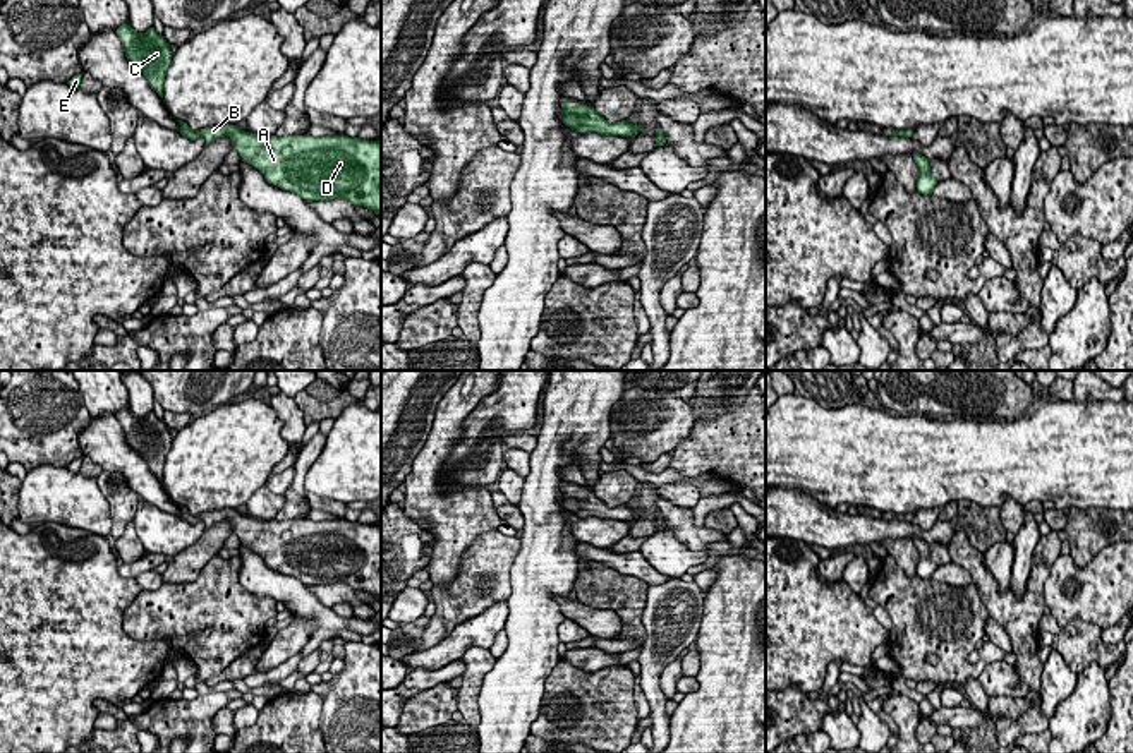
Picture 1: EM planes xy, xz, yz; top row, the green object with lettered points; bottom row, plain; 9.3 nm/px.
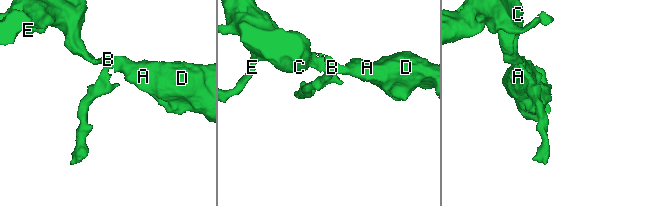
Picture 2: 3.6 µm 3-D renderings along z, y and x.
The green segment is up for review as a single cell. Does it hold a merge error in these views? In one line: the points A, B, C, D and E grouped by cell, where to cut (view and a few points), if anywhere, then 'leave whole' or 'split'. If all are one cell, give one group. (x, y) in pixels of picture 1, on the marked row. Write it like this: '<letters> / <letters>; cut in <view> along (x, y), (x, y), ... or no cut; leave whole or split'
A B C D E; no cut; leave whole

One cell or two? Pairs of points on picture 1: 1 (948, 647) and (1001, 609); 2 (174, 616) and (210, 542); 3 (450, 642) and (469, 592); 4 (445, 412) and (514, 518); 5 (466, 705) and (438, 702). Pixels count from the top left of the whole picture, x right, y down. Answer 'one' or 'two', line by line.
1: two
2: two
3: two
4: two
5: two

